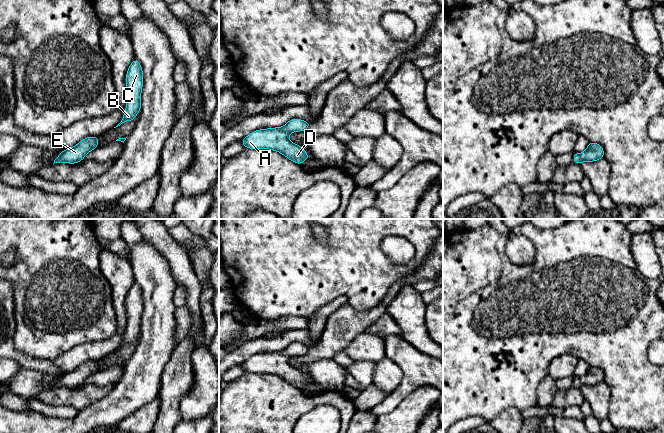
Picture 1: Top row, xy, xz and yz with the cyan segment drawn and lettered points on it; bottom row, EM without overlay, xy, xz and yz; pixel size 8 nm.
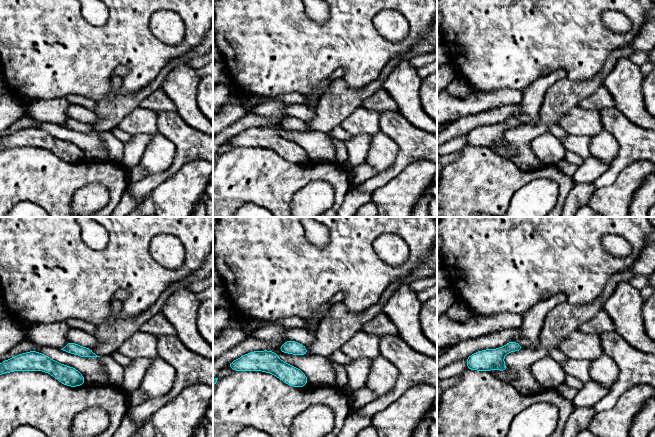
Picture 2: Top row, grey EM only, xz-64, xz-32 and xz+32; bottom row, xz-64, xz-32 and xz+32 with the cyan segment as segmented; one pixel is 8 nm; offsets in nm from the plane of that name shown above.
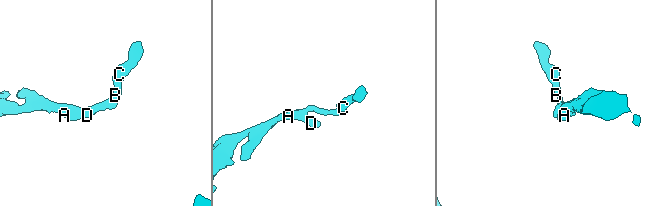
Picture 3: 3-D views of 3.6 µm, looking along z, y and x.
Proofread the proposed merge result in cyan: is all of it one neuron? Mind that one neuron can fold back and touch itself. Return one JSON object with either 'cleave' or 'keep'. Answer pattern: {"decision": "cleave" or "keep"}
{"decision": "keep"}

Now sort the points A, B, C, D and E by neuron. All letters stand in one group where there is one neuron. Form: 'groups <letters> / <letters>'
groups A B C D E

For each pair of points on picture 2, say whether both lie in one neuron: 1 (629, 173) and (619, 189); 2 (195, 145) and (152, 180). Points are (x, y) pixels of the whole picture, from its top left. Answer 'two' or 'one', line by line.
1: one
2: one

